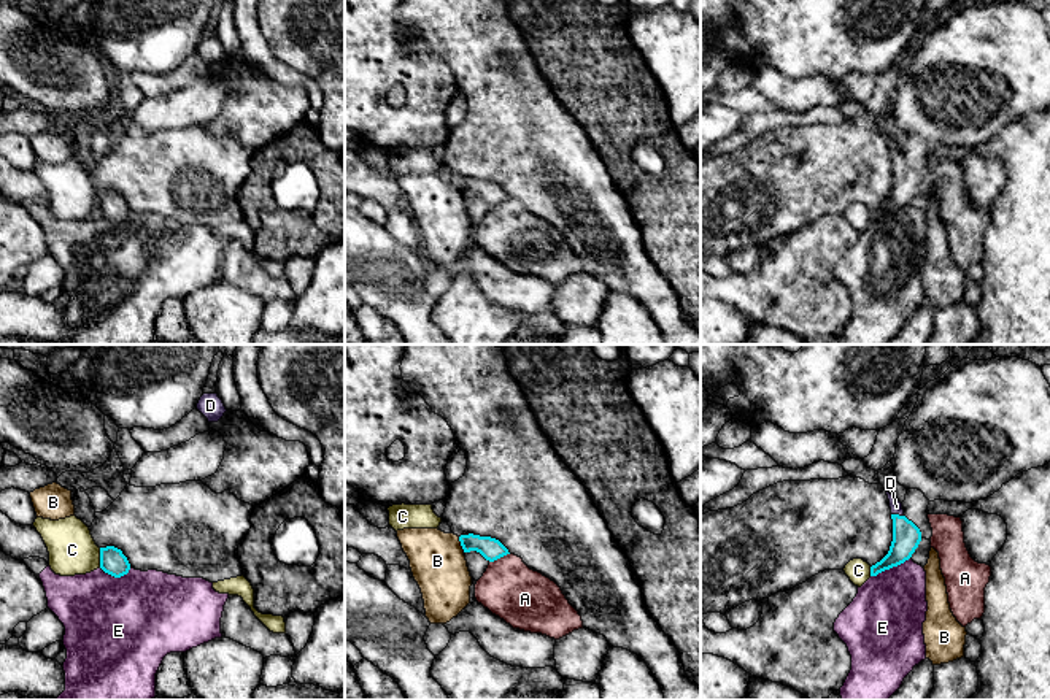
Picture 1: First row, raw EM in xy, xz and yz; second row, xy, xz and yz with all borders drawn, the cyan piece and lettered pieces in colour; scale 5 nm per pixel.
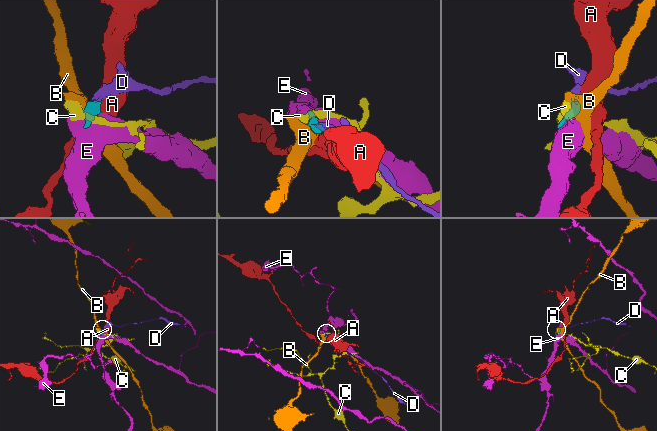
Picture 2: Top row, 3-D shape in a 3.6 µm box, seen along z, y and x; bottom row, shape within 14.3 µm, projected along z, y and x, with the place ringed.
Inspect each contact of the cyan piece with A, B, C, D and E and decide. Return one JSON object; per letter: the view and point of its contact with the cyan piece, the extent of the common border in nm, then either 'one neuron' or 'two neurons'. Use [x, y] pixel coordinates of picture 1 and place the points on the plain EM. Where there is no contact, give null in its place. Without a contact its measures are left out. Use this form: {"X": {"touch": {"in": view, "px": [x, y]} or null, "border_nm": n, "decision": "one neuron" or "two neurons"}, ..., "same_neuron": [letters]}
{"A": {"touch": {"in": "xz", "px": [499, 202]}, "border_nm": 120, "decision": "two neurons"}, "B": {"touch": {"in": "xz", "px": [461, 189]}, "border_nm": 90, "decision": "two neurons"}, "C": {"touch": {"in": "xy", "px": [100, 202]}, "border_nm": 100, "decision": "two neurons"}, "D": {"touch": {"in": "yz", "px": [898, 159]}, "border_nm": 70, "decision": "one neuron"}, "E": {"touch": {"in": "yz", "px": [890, 211]}, "border_nm": 220, "decision": "two neurons"}, "same_neuron": ["D"]}

